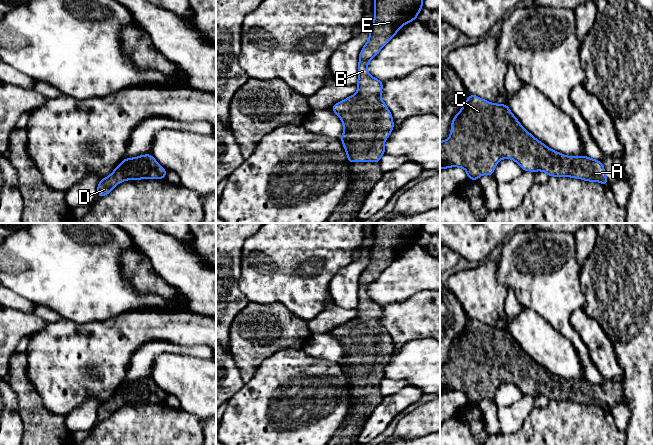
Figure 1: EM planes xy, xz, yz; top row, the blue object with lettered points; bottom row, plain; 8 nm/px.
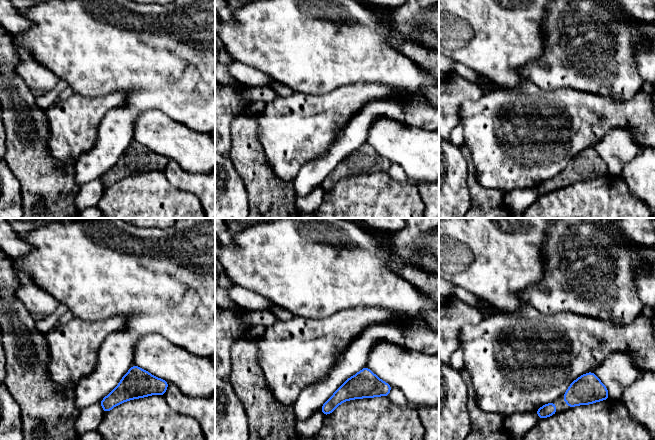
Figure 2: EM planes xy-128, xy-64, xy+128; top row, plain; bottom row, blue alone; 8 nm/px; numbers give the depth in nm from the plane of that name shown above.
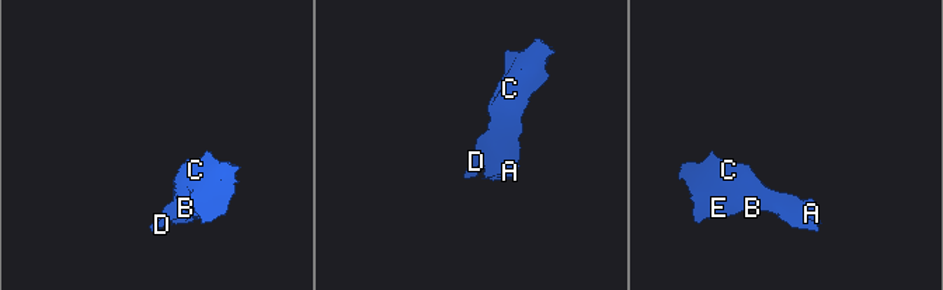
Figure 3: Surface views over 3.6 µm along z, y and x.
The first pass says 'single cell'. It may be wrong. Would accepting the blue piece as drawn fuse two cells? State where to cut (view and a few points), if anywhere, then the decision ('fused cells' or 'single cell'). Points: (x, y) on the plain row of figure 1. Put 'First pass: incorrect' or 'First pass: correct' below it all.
no cut | single cell
First pass: correct

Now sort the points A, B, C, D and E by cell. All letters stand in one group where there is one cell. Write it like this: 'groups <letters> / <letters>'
groups A B C D E

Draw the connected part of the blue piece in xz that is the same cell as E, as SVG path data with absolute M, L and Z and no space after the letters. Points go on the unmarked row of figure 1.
M374 223L374 245L369 256L369 264L359 278L357 316L332 330L333 336L343 347L343 366L348 386L378 386L385 378L384 365L394 352L392 338L383 326L381 316L383 306L372 301L367 290L371 283L397 258L405 248L416 244L423 232L423 223Z

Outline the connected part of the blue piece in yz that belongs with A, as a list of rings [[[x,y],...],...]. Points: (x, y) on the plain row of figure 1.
[[[469,319],[462,333],[452,343],[449,362],[440,365],[440,393],[463,392],[468,403],[478,404],[481,399],[493,399],[497,387],[505,382],[514,384],[524,395],[544,395],[549,401],[568,400],[608,408],[601,385],[587,380],[566,380],[554,375],[531,359],[506,328],[499,329]]]

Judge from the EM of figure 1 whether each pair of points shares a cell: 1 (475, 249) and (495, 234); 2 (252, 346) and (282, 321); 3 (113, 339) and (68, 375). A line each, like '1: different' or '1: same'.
1: same
2: same
3: same

